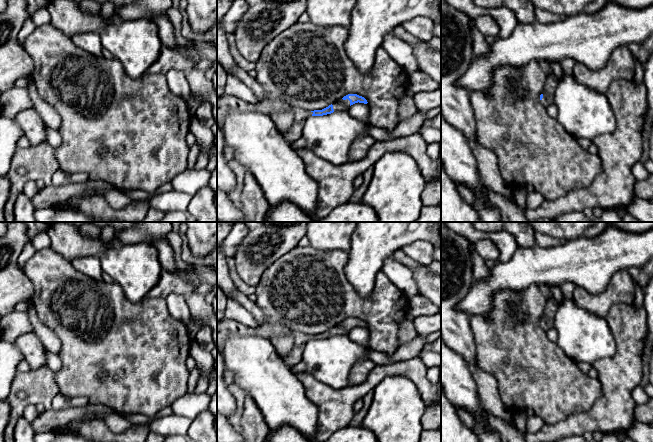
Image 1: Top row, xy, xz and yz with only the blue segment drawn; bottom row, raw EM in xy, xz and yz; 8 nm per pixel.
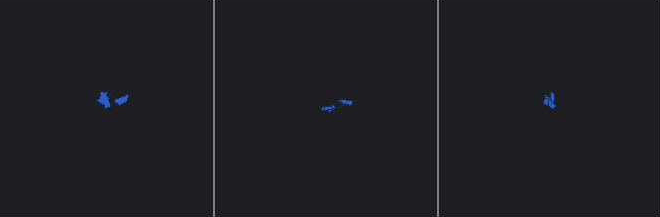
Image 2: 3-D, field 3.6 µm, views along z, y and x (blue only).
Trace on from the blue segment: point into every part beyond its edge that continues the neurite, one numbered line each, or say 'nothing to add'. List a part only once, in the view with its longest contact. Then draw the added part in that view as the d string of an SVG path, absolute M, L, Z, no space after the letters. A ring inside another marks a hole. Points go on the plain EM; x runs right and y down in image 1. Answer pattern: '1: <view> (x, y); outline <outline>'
1: xz (226, 327); outline M224 318L217 322L217 349L223 352L226 340L231 335L251 335L271 339L274 336L289 335L293 338L293 348L283 358L284 362L292 367L303 360L303 350L313 336L299 331L292 331L281 323L263 323L258 327L251 328L241 324L239 321Z
2: xz (341, 329); outline M340 323L334 326L332 329L333 329L334 336L347 335L348 332L350 331L350 325L348 323L346 324Z

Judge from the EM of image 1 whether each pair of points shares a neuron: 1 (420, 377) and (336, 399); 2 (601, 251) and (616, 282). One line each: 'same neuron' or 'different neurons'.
1: same neuron
2: different neurons

